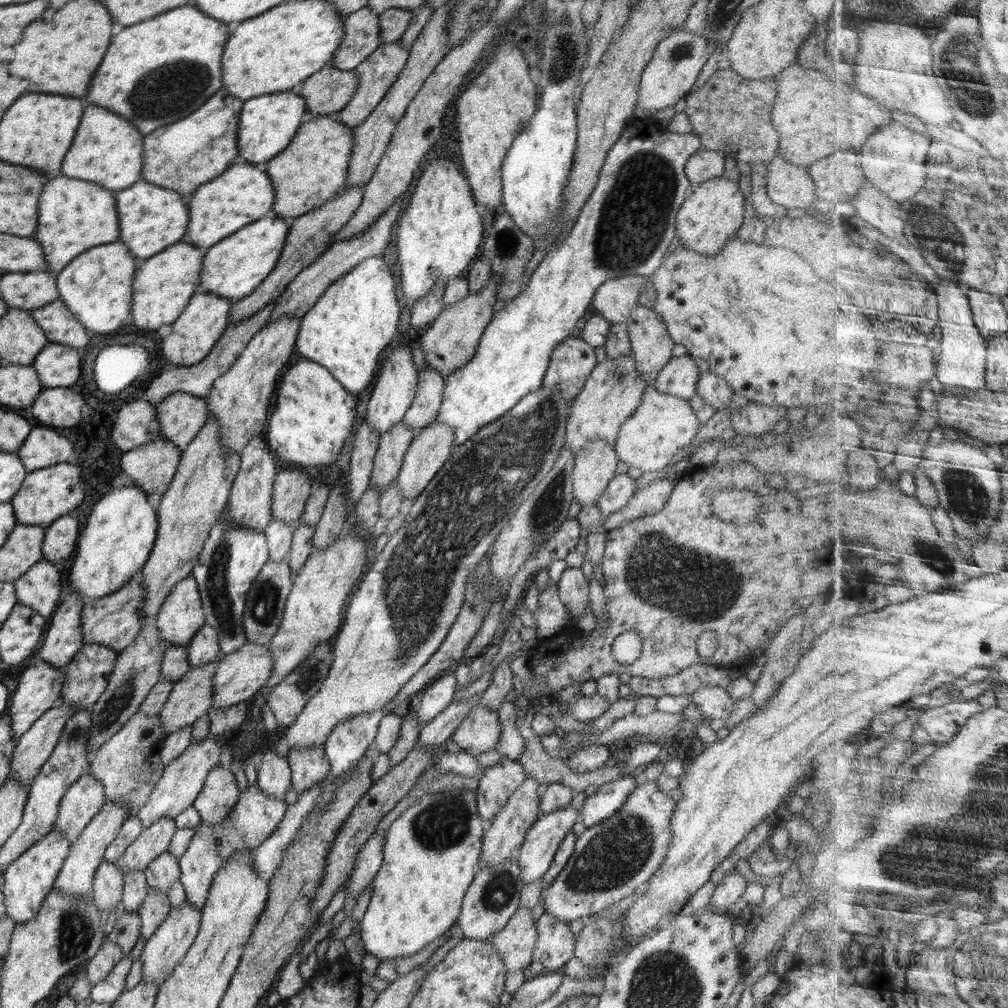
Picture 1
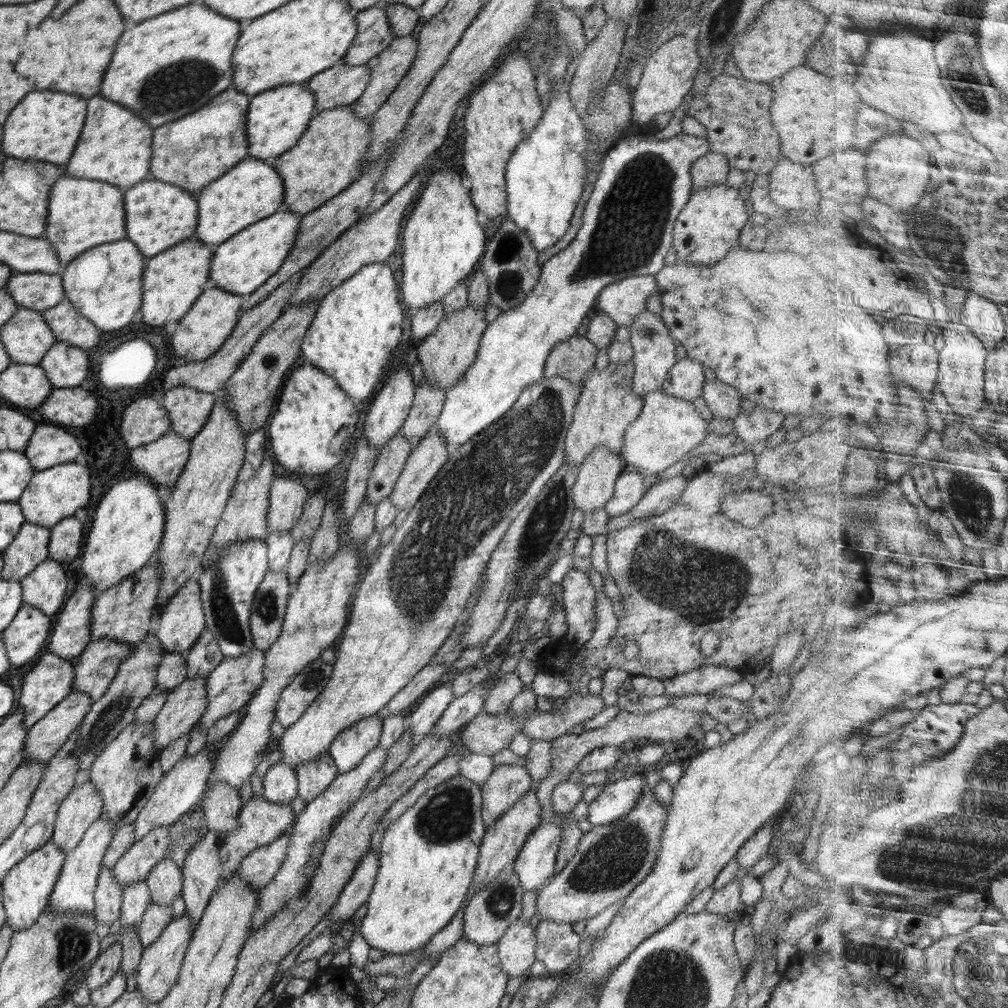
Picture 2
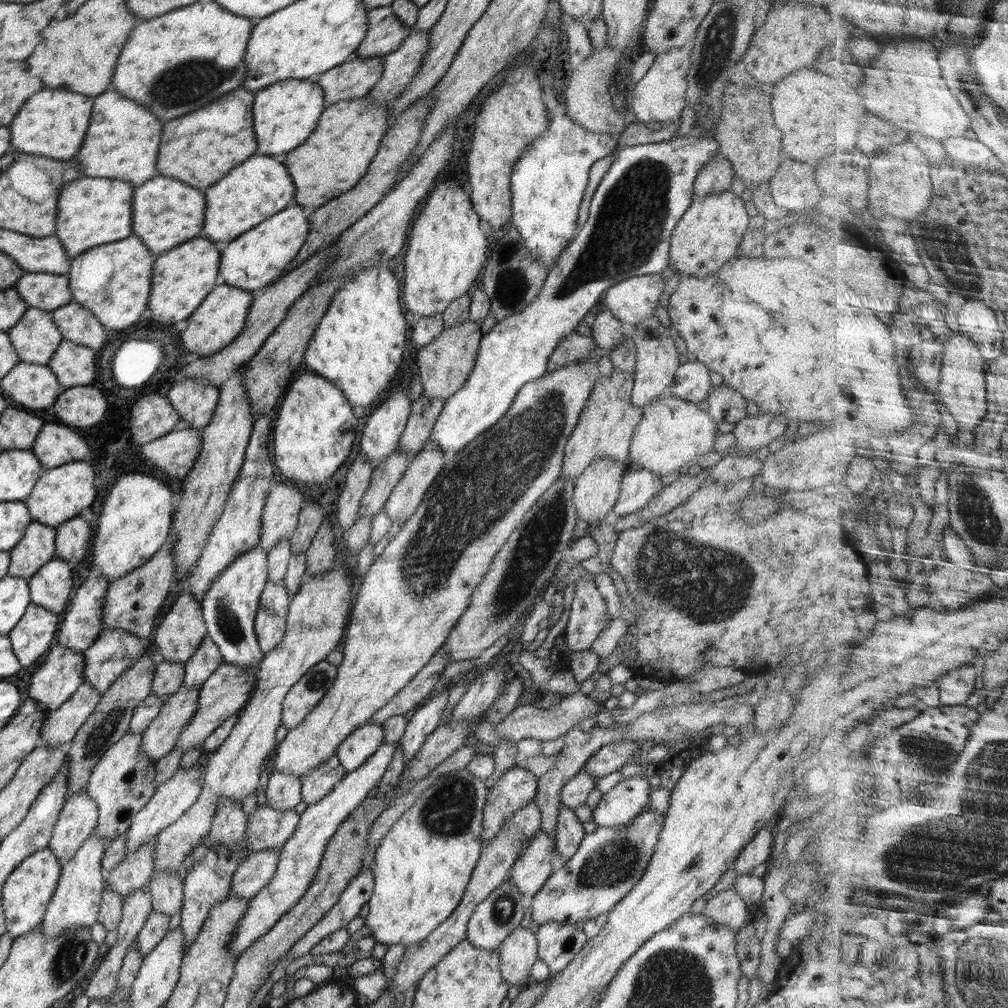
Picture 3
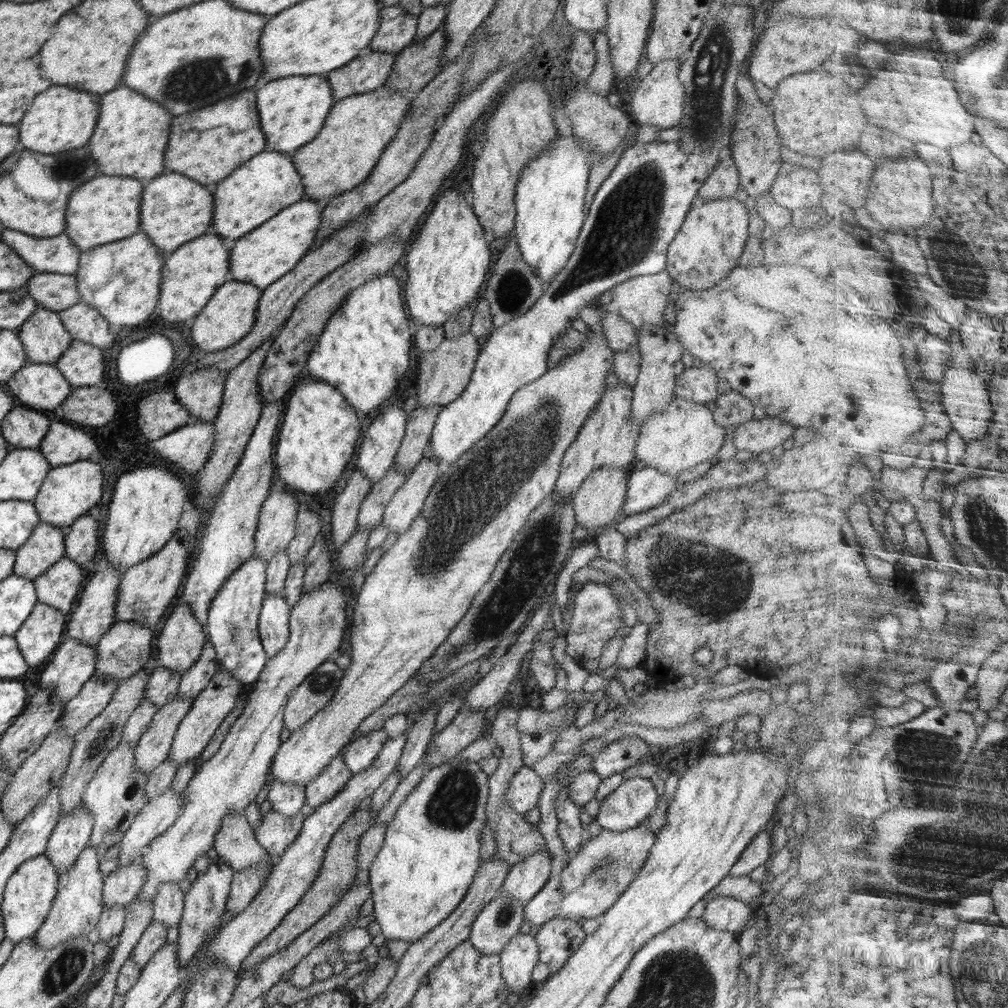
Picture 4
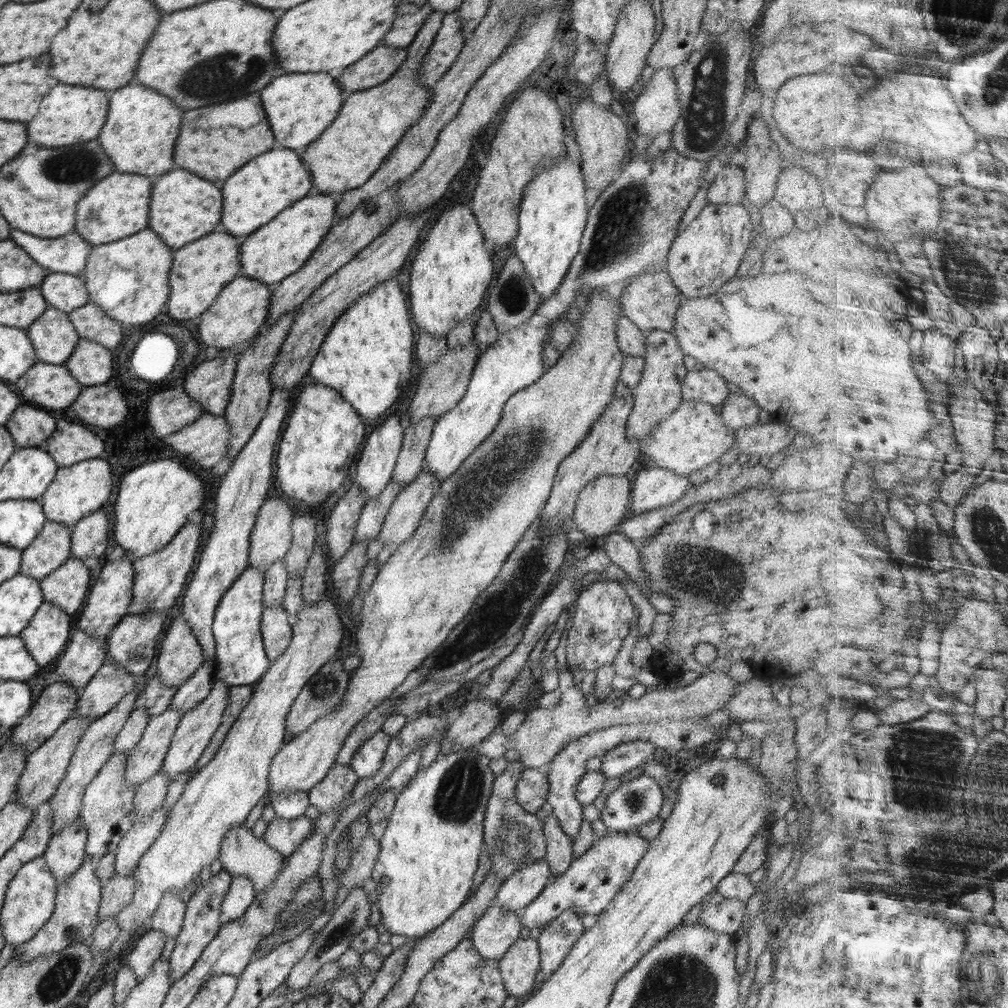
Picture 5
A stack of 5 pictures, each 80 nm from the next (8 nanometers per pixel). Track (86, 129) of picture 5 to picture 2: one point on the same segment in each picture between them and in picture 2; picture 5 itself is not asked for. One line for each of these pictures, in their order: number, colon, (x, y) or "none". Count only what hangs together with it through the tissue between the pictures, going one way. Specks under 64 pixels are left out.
2: (46, 126)
3: (52, 123)
4: (62, 119)

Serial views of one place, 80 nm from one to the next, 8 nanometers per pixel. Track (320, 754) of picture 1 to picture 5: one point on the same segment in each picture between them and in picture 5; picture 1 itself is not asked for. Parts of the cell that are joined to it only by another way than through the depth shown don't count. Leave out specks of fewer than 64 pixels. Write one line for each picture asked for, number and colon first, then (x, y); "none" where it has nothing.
2: (315, 776)
3: (315, 785)
4: (327, 784)
5: (333, 792)

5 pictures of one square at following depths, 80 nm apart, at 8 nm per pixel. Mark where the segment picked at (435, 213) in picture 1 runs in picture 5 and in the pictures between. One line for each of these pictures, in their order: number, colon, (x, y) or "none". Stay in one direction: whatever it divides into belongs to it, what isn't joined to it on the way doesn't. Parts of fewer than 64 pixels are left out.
2: (443, 243)
3: (446, 252)
4: (447, 263)
5: (452, 268)

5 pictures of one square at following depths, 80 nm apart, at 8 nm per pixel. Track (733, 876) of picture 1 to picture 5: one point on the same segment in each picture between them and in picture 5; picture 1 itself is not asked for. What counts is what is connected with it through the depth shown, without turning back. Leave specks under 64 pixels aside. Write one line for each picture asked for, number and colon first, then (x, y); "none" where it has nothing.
2: (726, 902)
3: (726, 909)
4: (725, 913)
5: (726, 917)

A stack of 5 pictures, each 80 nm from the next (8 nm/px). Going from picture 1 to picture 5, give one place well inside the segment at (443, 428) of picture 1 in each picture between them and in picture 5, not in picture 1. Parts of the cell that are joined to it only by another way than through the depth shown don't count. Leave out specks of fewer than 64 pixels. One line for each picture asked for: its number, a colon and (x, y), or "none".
2: (426, 459)
3: (423, 469)
4: (406, 504)
5: (401, 522)

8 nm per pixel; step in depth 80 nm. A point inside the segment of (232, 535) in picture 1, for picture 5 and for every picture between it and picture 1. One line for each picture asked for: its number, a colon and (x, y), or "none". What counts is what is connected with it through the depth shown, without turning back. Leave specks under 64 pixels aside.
2: (228, 586)
3: (230, 604)
4: (232, 621)
5: (240, 658)

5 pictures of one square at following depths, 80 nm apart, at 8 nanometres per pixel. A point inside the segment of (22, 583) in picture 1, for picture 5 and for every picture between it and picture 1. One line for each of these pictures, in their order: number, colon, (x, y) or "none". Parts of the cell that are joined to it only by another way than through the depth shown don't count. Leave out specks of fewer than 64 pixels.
2: (44, 588)
3: (50, 587)
4: (59, 586)
5: (67, 587)

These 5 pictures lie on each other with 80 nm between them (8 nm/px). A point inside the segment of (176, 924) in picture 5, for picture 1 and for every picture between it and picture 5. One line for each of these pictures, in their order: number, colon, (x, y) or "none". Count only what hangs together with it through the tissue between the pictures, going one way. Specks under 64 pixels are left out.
1: (163, 871)
2: (164, 882)
3: (166, 890)
4: (168, 906)

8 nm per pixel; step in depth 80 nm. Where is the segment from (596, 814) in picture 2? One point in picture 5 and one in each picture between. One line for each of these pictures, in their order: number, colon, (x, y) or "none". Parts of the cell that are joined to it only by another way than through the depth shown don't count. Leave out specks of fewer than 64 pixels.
3: (629, 797)
4: (634, 800)
5: (637, 801)

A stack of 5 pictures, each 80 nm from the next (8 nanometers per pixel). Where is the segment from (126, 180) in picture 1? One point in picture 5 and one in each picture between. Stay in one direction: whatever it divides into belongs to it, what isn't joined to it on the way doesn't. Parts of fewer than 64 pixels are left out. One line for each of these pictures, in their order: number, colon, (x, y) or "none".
2: (114, 146)
3: (121, 142)
4: (129, 139)
5: (141, 127)

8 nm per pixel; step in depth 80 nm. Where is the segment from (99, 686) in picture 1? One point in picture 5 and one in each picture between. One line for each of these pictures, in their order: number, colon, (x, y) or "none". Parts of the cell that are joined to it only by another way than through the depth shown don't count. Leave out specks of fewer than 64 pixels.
2: (95, 667)
3: (114, 651)
4: (125, 647)
5: (132, 643)

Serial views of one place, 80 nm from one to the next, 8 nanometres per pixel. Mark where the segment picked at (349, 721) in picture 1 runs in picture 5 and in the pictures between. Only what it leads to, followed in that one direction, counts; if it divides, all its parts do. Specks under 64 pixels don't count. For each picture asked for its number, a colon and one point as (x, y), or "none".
2: (350, 746)
3: (362, 742)
4: (359, 754)
5: (367, 759)

